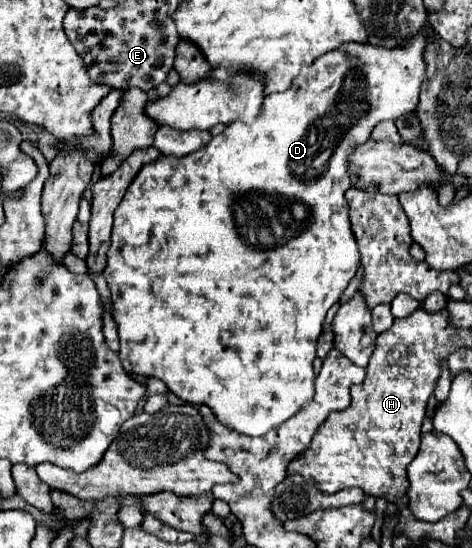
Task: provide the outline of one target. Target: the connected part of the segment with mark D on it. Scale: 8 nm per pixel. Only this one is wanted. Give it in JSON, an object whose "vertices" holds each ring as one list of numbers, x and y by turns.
{"vertices":[[421,27,417,33,409,33,403,45,391,49,371,43,345,43,339,49,321,55,311,65,303,65,303,75,295,79,295,83,287,91,267,95,265,109,255,121,233,121,221,135,215,135,205,145,205,149,199,149,181,159,163,155,155,163,141,167,141,171,129,185,123,201,115,209,113,237,111,247,107,251,107,267,103,271,113,299,113,319,117,321,119,329,121,359,129,373,143,377,159,377,167,385,167,389,183,401,209,405,223,425,253,437,279,427,313,399,315,377,311,363,315,359,317,337,321,335,327,311,333,303,341,299,361,259,347,217,349,205,345,199,345,191,353,187,357,181,357,175,349,169,349,155,357,149,357,145,369,141,377,123,397,121,399,117,415,111,419,103,421,85,427,79,427,29,431,27]]}

